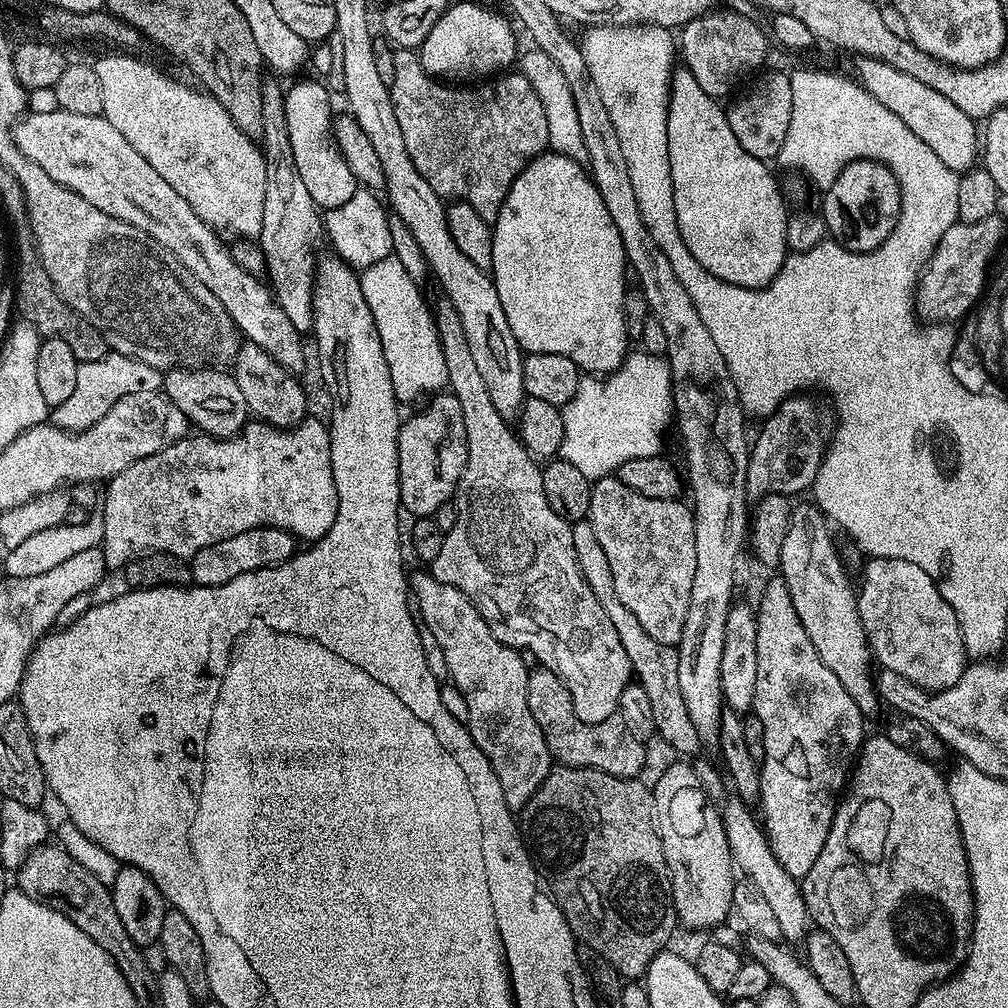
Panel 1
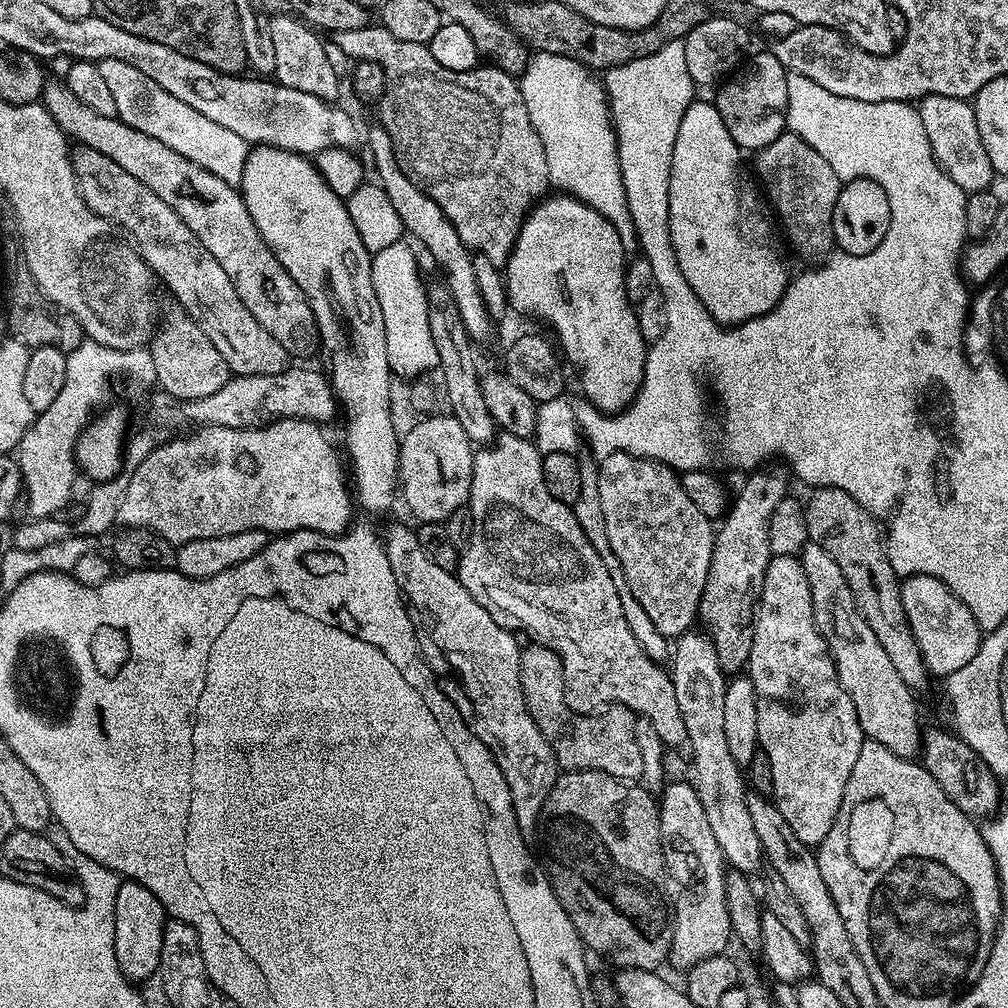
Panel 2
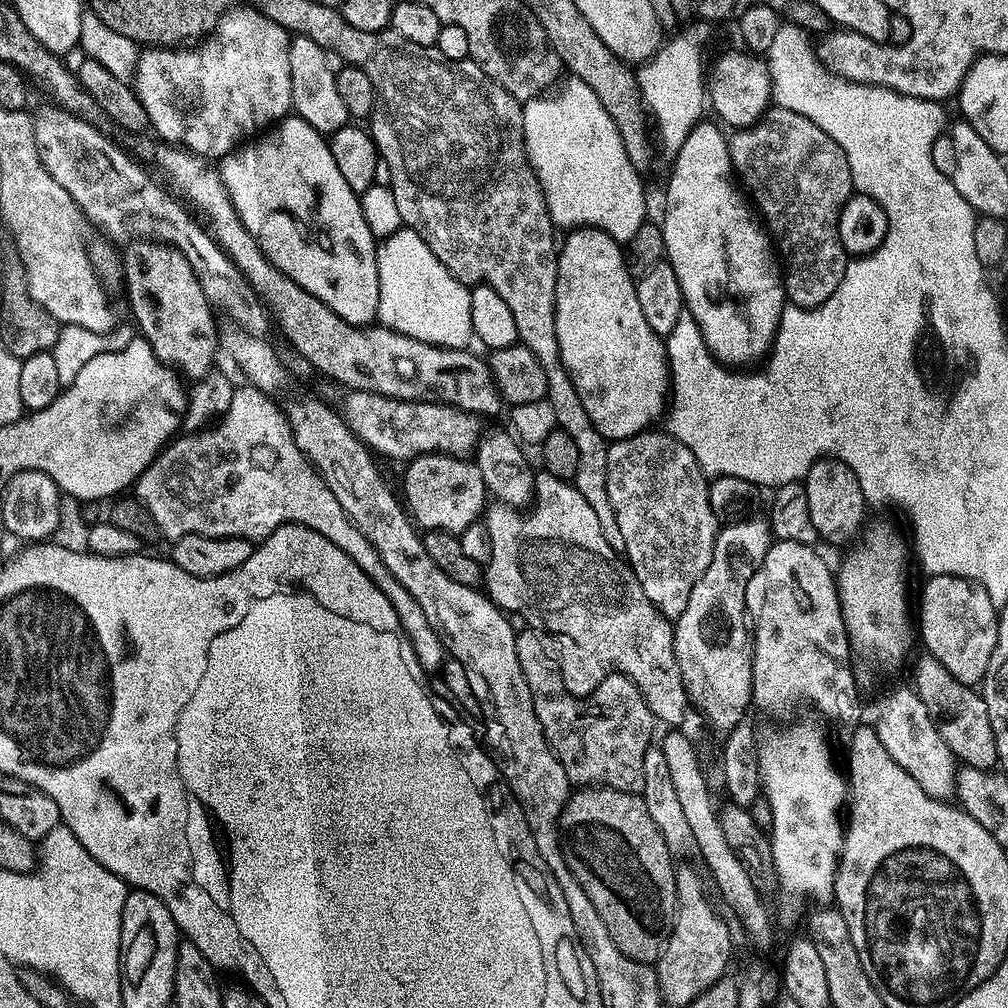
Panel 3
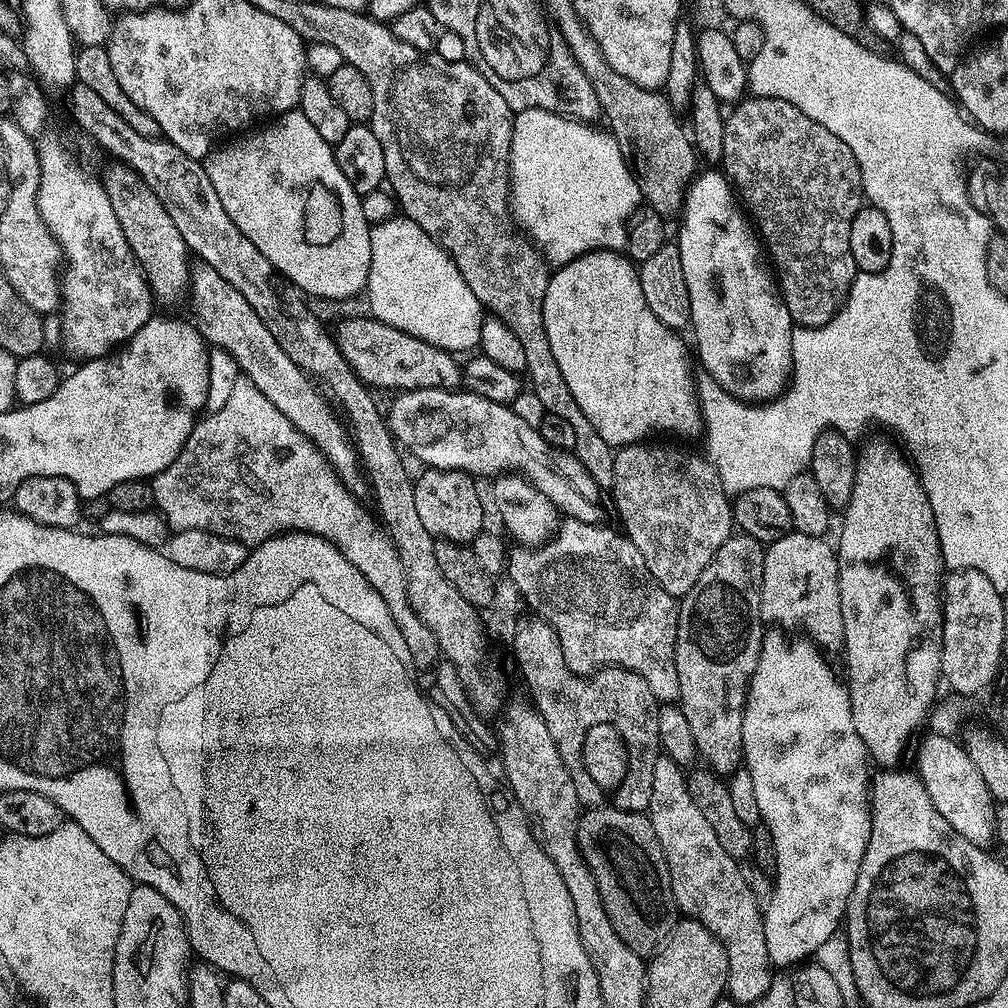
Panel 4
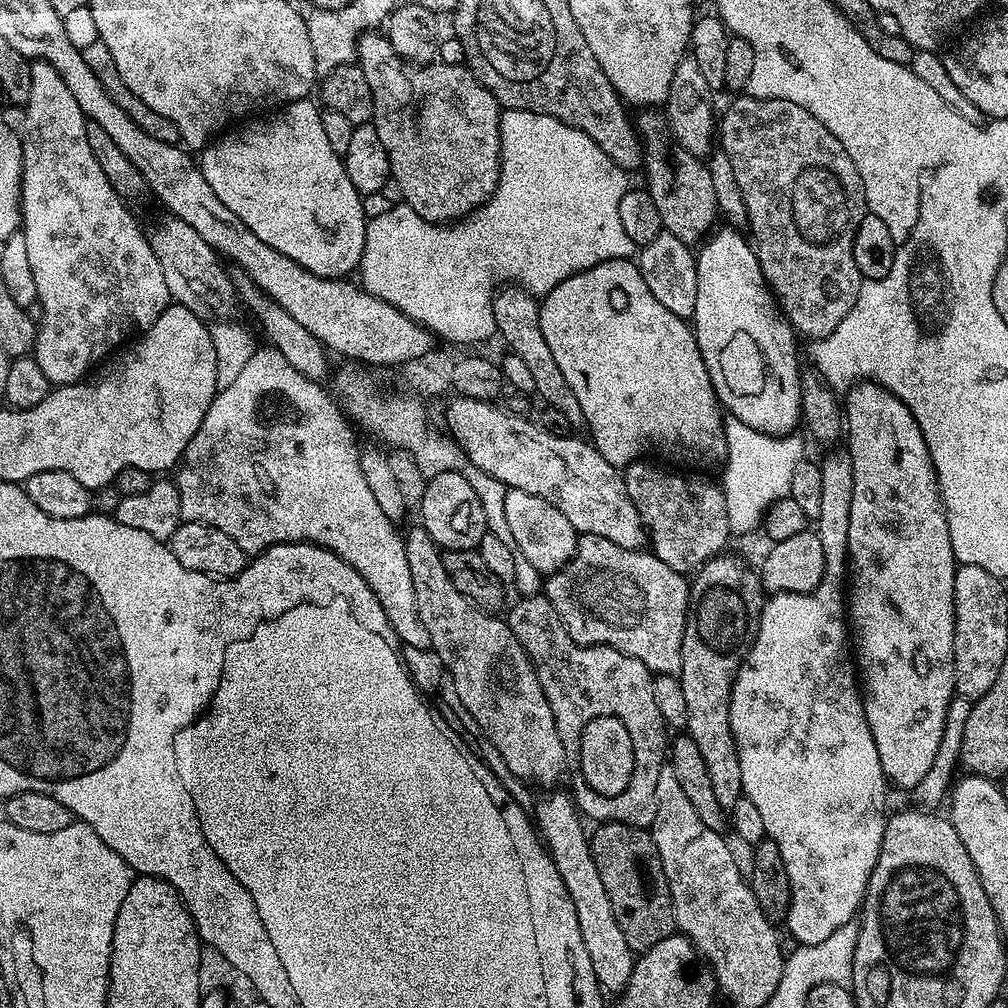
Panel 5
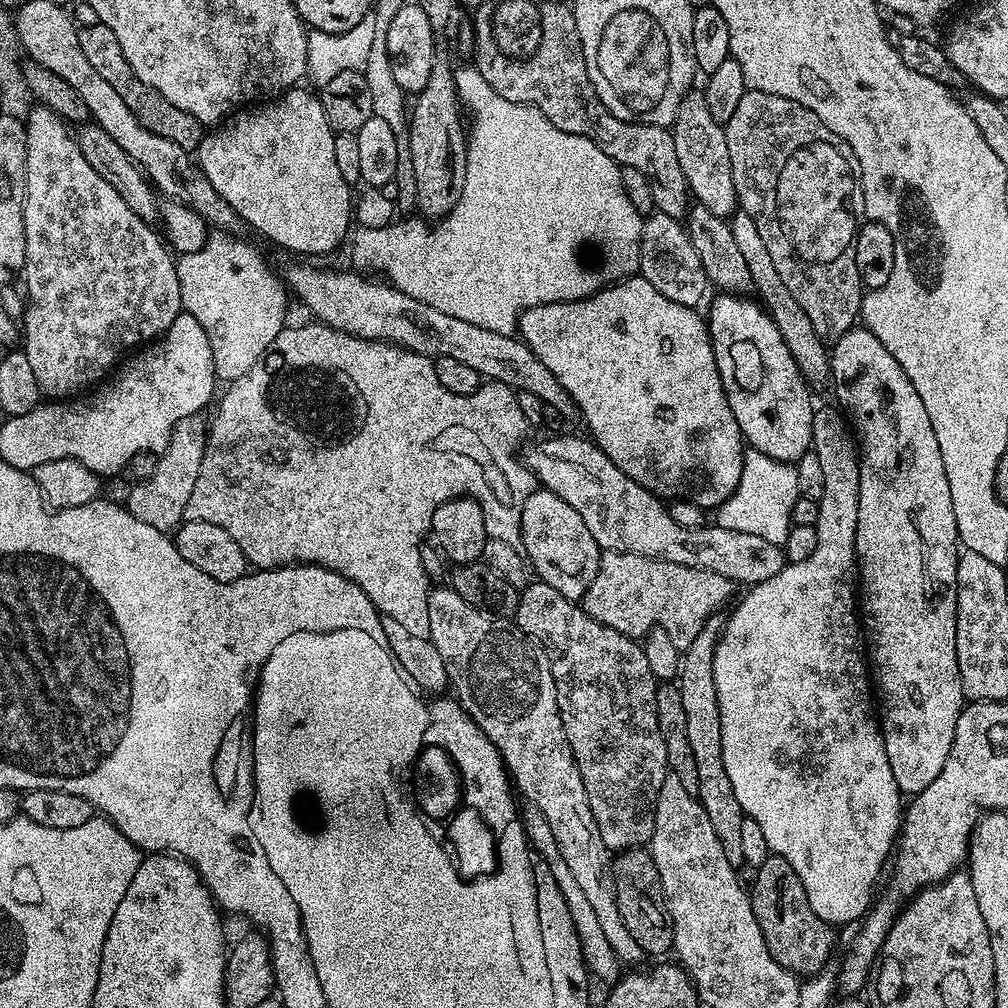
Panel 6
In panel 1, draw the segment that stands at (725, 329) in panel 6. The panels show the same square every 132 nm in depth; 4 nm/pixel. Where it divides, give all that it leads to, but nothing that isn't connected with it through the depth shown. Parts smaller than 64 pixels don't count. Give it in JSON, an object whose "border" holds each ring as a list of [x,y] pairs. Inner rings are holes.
{"border":[[[677,67],[673,73],[672,90],[668,95],[668,121],[666,138],[670,150],[670,182],[674,182],[674,214],[678,214],[678,230],[682,230],[682,242],[690,254],[702,262],[710,274],[722,282],[743,288],[765,288],[782,270],[784,260],[790,254],[786,228],[790,209],[784,205],[782,184],[772,177],[765,161],[754,158],[742,150],[742,142],[734,138],[730,130],[727,111],[720,108],[721,101],[706,94],[690,70]]]}

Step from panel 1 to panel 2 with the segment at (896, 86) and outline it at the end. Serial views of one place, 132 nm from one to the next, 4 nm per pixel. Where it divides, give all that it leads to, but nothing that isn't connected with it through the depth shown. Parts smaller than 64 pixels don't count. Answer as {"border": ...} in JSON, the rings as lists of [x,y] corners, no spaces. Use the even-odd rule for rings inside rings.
{"border":[[[934,94],[921,99],[918,107],[922,127],[926,130],[926,138],[930,138],[932,153],[939,162],[940,169],[966,194],[989,191],[993,187],[992,180],[997,179],[997,174],[990,166],[986,146],[982,146],[971,103],[967,99],[959,100],[956,97]]]}

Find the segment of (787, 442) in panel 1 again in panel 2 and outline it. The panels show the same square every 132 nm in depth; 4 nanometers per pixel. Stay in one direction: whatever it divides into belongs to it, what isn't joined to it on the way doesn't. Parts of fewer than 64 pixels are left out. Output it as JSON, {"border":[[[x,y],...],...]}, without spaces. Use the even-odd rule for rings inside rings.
{"border":[[[765,463],[745,476],[748,477],[740,493],[731,497],[730,507],[722,520],[724,525],[721,528],[719,525],[716,532],[716,545],[698,613],[703,631],[714,642],[718,662],[728,674],[739,673],[750,658],[760,591],[764,585],[766,566],[773,557],[770,550],[770,514],[774,514],[774,506],[778,506],[778,502],[782,502],[782,498],[790,492],[790,472],[783,463]]]}

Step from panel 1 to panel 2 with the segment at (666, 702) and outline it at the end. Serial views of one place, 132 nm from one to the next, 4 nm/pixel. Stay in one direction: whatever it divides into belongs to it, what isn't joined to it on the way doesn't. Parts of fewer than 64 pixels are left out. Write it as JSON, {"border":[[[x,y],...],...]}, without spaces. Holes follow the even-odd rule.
{"border":[[[592,458],[588,460],[581,459],[579,461],[581,468],[581,493],[574,505],[574,511],[578,518],[578,526],[582,526],[582,534],[586,534],[586,538],[590,538],[590,546],[594,546],[594,550],[598,550],[598,558],[602,558],[602,562],[606,562],[606,570],[610,570],[610,578],[614,578],[614,586],[620,589],[620,597],[622,598],[622,614],[626,614],[626,622],[630,625],[630,630],[634,633],[634,638],[638,638],[638,642],[644,650],[646,650],[650,659],[657,662],[664,662],[670,656],[670,640],[658,630],[658,626],[654,626],[654,622],[650,622],[646,610],[642,610],[642,606],[634,598],[632,589],[625,586],[624,571],[618,562],[618,558],[614,558],[614,550],[610,546],[610,538],[606,531],[606,517],[602,510],[602,502],[598,498],[598,474],[600,469],[597,461]]]}

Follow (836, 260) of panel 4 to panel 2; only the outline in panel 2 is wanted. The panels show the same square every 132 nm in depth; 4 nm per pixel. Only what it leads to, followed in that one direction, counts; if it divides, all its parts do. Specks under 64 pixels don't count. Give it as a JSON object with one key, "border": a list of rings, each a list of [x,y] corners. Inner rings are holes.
{"border":[[[787,130],[778,138],[774,138],[770,146],[759,149],[755,156],[757,172],[755,175],[762,185],[763,195],[786,240],[788,235],[793,250],[798,255],[812,260],[808,262],[816,262],[829,255],[834,248],[832,239],[834,206],[838,202],[838,194],[842,187],[842,182],[838,174],[834,174],[830,162],[826,162],[826,158],[822,158],[822,154],[814,150],[814,146],[810,146],[802,138]]]}

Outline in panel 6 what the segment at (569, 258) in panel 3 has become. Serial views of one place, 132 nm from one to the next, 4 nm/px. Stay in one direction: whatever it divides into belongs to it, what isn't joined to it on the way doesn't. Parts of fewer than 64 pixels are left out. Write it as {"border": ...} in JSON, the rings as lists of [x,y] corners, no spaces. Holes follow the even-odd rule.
{"border":[[[639,274],[629,276],[617,283],[609,284],[596,292],[593,296],[588,296],[585,300],[571,300],[561,304],[539,304],[533,308],[528,308],[520,316],[518,325],[519,339],[534,350],[534,354],[558,378],[558,382],[568,392],[568,397],[573,405],[584,415],[584,420],[588,423],[591,439],[595,445],[605,452],[610,462],[622,470],[633,479],[638,486],[644,487],[656,497],[663,498],[668,502],[687,502],[697,504],[699,508],[705,510],[715,510],[734,494],[738,482],[742,478],[742,466],[744,465],[744,454],[746,451],[746,441],[740,432],[738,422],[734,418],[734,410],[730,410],[730,402],[726,398],[726,390],[722,386],[722,378],[718,374],[718,366],[714,358],[712,349],[712,339],[708,333],[708,325],[703,315],[699,316],[696,308],[687,308],[678,302],[670,302],[646,278]]]}

